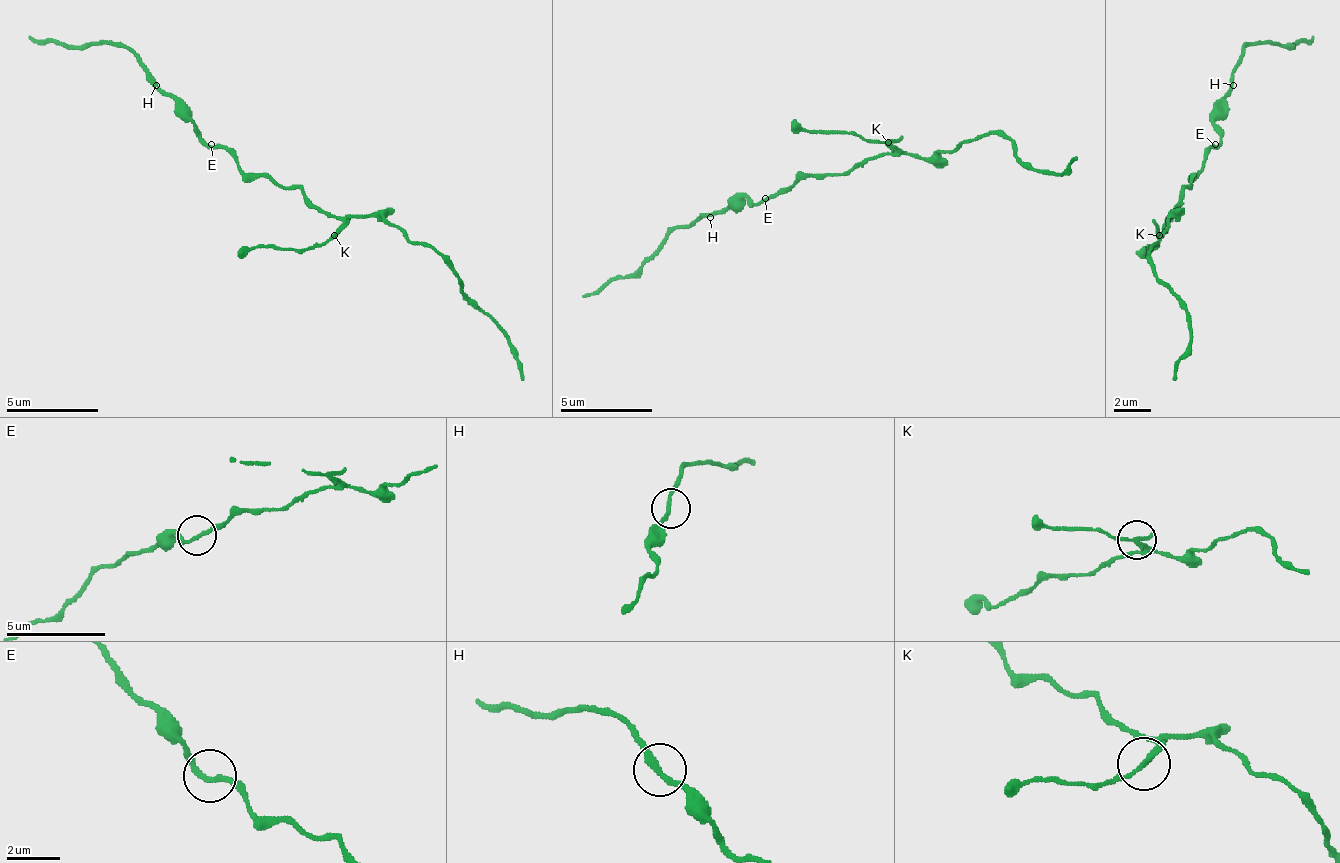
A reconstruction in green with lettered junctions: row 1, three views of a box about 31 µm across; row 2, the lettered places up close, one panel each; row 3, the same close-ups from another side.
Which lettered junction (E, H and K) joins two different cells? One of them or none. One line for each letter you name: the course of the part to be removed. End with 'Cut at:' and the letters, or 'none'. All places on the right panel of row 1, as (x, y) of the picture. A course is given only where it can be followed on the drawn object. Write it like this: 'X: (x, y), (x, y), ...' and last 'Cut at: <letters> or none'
K: (1160, 236), (1151, 250), (1146, 245), (1141, 259)
Cut at: K

